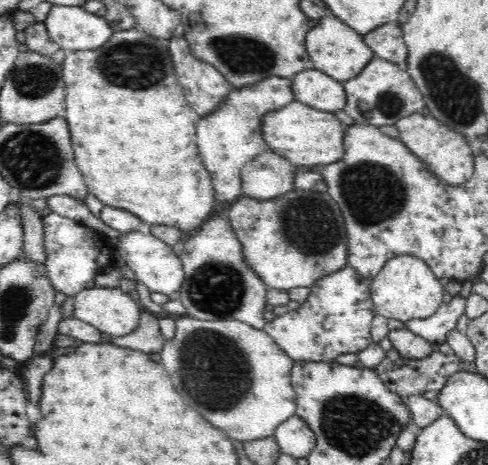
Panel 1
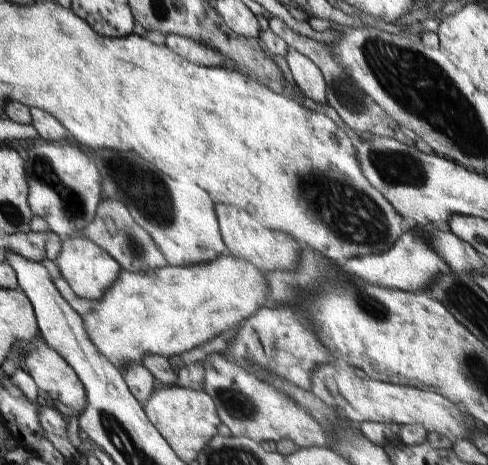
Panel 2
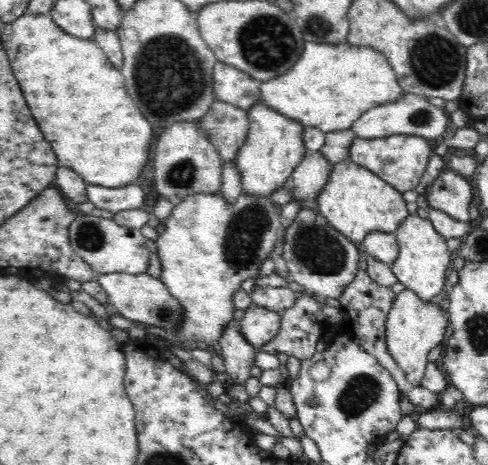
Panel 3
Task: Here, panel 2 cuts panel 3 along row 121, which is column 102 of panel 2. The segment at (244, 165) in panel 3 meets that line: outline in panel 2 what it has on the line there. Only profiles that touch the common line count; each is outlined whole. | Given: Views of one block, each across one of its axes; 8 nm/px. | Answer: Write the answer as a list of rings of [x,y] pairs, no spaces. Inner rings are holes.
[[[83,236],[63,238],[61,240],[61,250],[55,258],[55,264],[57,264],[63,280],[69,284],[71,292],[79,298],[93,300],[93,302],[103,298],[105,290],[117,280],[117,276],[121,272],[121,266],[103,248],[99,248],[93,240],[83,238]]]

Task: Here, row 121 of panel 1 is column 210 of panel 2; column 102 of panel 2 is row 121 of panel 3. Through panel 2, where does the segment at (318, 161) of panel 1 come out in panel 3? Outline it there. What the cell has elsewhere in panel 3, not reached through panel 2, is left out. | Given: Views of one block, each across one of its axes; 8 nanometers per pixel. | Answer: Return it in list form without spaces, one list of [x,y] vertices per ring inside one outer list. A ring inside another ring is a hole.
[[[306,42],[302,58],[296,60],[296,64],[290,68],[290,72],[268,80],[262,84],[262,102],[274,108],[276,112],[288,116],[290,120],[298,120],[302,126],[312,126],[326,132],[342,132],[350,130],[350,124],[358,120],[364,112],[370,108],[394,104],[404,96],[398,78],[394,74],[394,68],[390,62],[378,54],[378,50],[372,50],[370,46],[350,46],[350,44],[322,44],[322,42]]]

